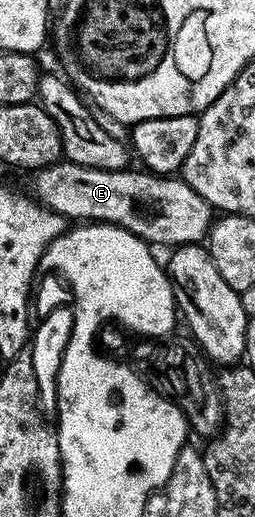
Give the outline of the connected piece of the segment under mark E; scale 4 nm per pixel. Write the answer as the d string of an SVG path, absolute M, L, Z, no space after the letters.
M61 159L56 162L55 165L47 165L44 169L35 170L31 174L32 177L32 191L31 196L35 198L37 202L43 205L51 212L56 212L58 215L71 219L76 223L103 223L106 225L117 225L122 227L126 231L130 231L134 235L138 235L142 240L148 242L153 247L159 247L159 245L168 245L167 247L175 247L177 245L195 245L203 242L207 238L208 230L211 229L214 220L214 210L211 205L206 203L206 199L202 199L202 195L198 195L196 191L191 189L186 182L176 175L161 175L151 171L139 171L135 173L135 168L129 167L126 169L95 169L94 167L86 167L85 165L79 165L73 161L67 159Z

